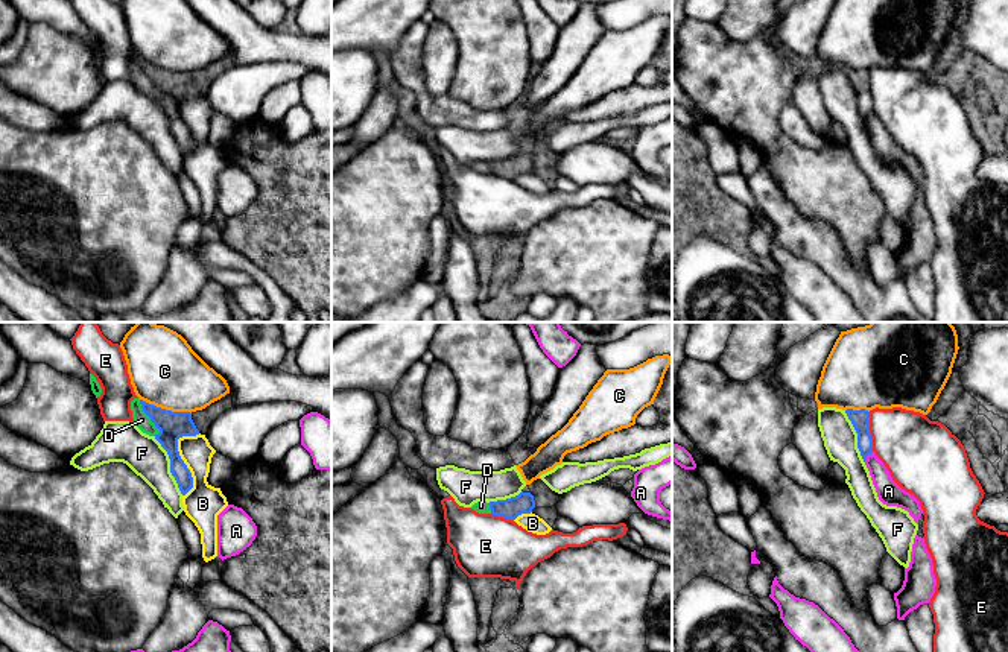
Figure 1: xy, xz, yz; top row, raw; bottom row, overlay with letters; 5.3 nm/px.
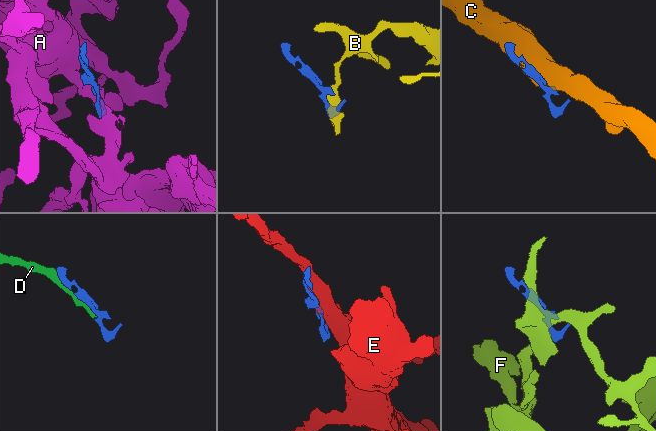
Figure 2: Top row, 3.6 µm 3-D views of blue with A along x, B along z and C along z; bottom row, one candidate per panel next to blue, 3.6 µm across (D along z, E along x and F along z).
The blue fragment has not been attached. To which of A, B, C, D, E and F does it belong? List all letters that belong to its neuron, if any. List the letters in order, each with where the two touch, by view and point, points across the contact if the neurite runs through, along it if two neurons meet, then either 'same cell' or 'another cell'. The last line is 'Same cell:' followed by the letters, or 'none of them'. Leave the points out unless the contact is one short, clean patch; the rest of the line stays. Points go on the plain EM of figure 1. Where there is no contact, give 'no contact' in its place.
A: meets blue in yz at (867, 114); border along yz (873, 111), (864, 120); another cell
B: meets blue in xy at (180, 117); another cell
C: meets blue in xy at (164, 69); another cell
D: meets blue in xy at (149, 76); same cell
E: meets blue in yz at (868, 91); another cell
F: meets blue in xy at (171, 125); another cell
Same cell: D

